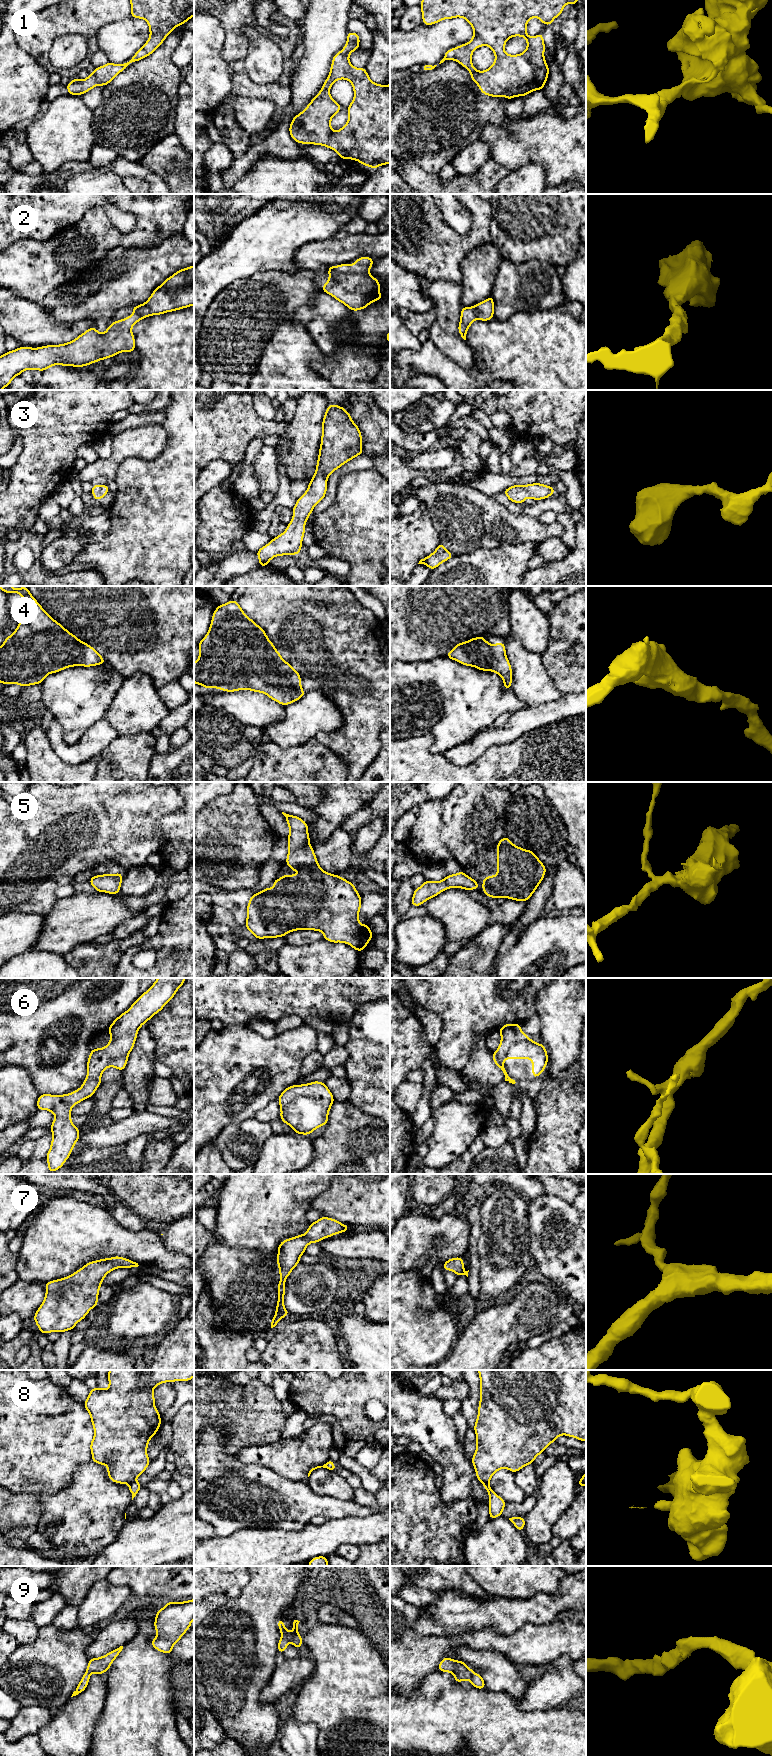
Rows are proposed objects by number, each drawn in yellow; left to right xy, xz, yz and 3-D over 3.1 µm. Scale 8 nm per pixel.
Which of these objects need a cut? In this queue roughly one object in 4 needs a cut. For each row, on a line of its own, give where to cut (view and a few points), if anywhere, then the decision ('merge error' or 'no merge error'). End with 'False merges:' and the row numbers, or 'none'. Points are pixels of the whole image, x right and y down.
1: cut none; no merge error
2: cut none; no merge error
3: cut none; no merge error
4: cut none; no merge error
5: cut none; no merge error
6: cut none; no merge error
7: cut none; no merge error
8: cut yz (483, 1482), (488, 1483); merge error
9: cut none; no merge error
False merges: 8

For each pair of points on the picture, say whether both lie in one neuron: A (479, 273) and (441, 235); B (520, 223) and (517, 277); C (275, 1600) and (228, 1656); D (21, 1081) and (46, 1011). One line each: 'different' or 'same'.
A: different
B: different
C: same
D: different

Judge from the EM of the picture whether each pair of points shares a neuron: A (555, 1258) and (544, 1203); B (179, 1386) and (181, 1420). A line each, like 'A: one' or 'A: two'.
A: one
B: two

